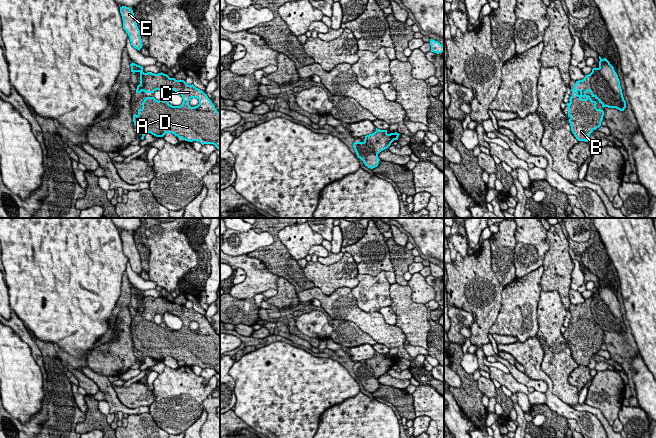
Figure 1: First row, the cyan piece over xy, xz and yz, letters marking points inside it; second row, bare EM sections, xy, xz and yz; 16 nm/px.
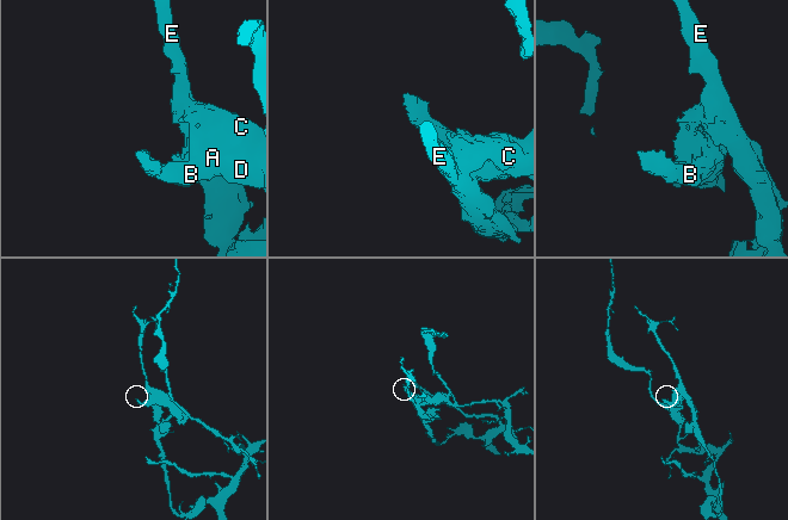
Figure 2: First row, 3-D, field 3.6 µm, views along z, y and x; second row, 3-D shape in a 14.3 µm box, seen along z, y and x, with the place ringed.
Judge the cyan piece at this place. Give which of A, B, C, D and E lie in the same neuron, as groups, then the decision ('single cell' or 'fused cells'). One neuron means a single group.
A B C D / E; fused cells

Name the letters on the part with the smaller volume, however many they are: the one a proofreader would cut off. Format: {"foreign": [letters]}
{"foreign": ["A", "B", "C", "D"]}

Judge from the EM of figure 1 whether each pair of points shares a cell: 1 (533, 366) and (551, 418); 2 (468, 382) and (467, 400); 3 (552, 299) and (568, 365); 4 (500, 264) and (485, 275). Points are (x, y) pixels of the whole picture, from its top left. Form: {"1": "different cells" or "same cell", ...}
{"1": "different cells", "2": "same cell", "3": "same cell", "4": "different cells"}

